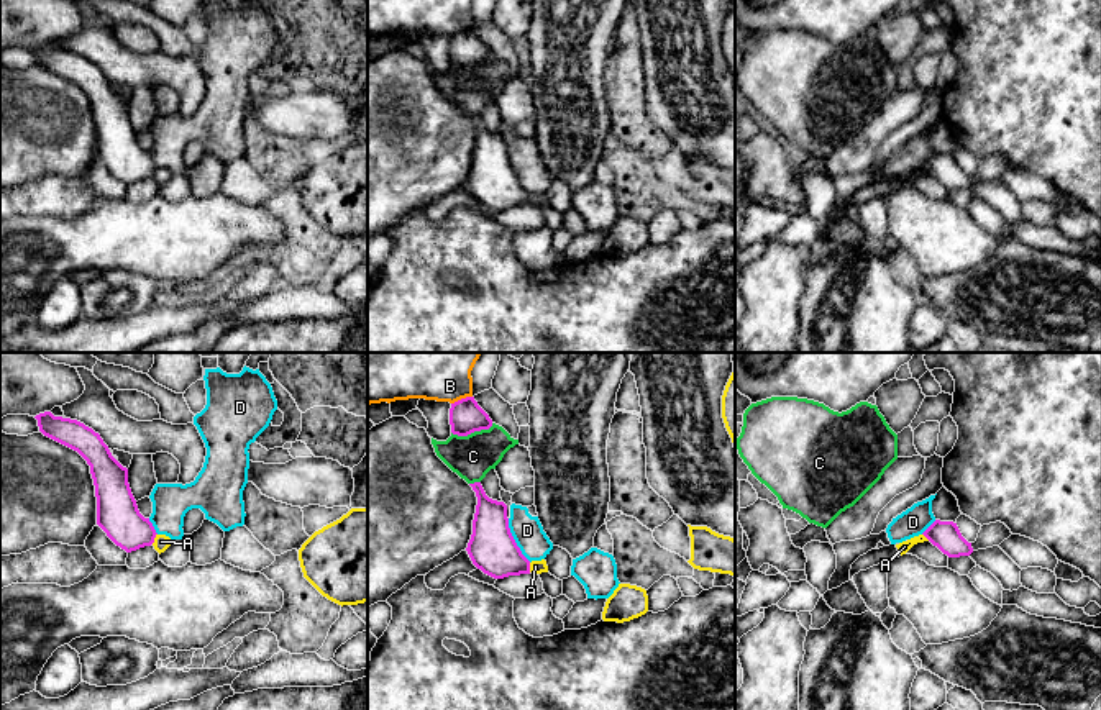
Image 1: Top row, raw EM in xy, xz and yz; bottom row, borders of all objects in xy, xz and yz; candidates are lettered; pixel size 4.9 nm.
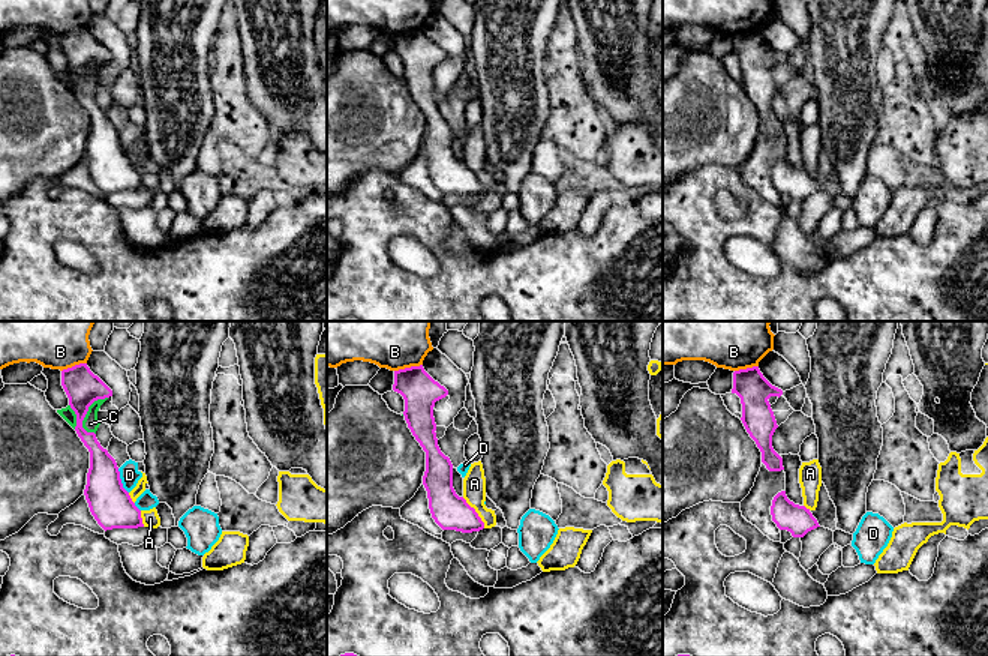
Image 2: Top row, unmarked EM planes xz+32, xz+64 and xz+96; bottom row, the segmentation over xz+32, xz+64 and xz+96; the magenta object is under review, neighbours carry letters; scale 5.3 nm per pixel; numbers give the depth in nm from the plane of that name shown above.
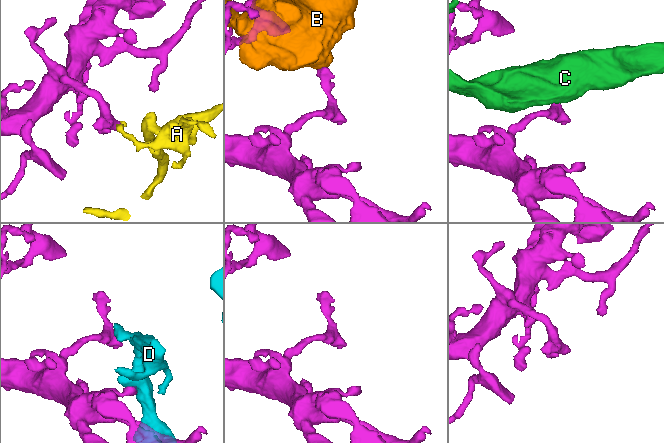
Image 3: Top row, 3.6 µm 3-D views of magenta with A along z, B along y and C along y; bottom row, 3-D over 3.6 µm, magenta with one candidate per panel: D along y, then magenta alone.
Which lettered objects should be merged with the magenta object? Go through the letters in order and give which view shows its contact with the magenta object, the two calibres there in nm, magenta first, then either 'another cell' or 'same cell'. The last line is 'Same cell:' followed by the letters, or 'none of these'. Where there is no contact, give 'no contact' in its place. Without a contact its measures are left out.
A: contact in xy; calibres 200 and 80 nm; another cell
B: contact in xz; calibres 160 and 180 nm; another cell
C: contact in xz; calibres 160 and 220 nm; another cell
D: contact in xz; calibres 240 and 150 nm; another cell
Same cell: none of these

